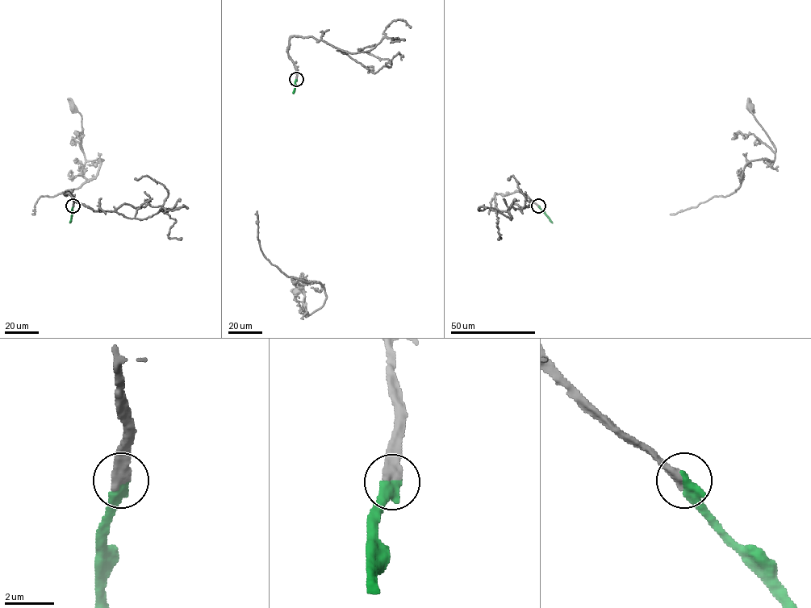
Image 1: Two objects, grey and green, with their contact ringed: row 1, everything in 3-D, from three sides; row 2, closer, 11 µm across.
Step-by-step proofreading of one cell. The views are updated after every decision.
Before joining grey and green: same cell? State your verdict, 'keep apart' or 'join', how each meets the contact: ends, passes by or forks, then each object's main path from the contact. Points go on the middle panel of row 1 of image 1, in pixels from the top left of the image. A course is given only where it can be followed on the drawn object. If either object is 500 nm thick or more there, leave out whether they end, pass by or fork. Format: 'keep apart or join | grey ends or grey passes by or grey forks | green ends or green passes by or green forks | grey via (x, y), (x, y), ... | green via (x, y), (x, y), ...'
join | grey via (296, 79), (257, 217), (264, 256), (287, 276), (318, 281), (324, 304), (306, 316), (304, 295), (296, 292) | green via (296, 80), (293, 93)

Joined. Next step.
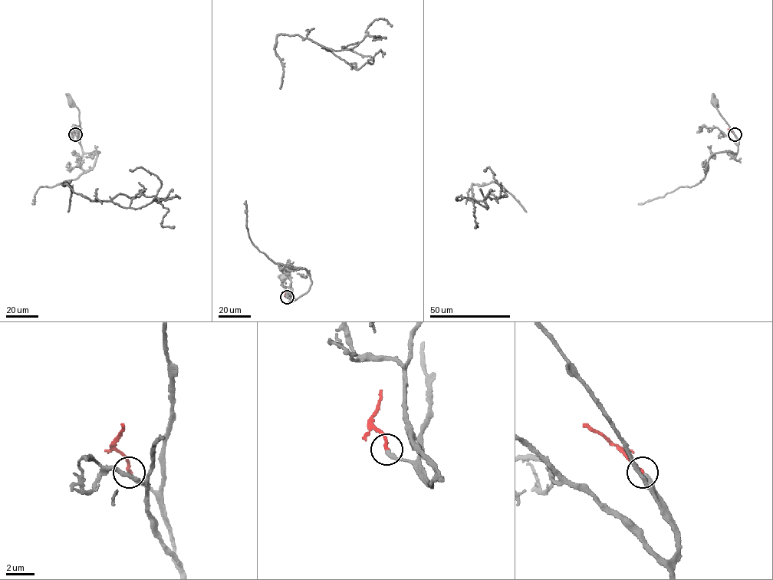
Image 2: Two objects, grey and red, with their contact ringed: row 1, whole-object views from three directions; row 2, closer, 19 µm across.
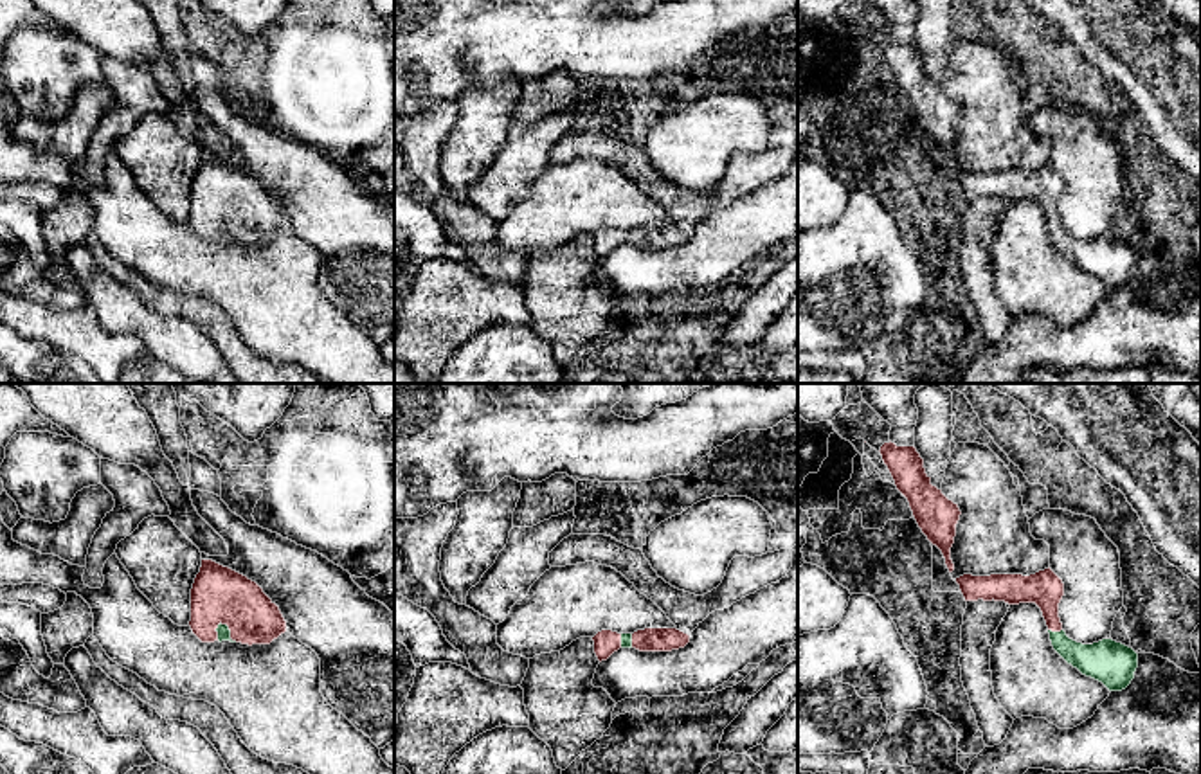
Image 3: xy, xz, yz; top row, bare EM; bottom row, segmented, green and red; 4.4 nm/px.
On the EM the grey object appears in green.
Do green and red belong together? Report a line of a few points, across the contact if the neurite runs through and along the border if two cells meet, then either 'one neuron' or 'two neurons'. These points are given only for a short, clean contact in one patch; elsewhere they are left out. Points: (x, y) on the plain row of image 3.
xy (224, 231), (229, 229), (229, 206), (220, 191) | one neuron

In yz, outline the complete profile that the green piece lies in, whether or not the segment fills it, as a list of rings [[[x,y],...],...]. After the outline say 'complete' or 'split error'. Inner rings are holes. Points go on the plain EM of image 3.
[[[1050,164],[1030,173],[963,171],[956,175],[956,180],[965,198],[1035,200],[1046,218],[1053,247],[1082,272],[1102,279],[1109,288],[1122,288],[1134,275],[1138,250],[1133,245],[1113,236],[1082,241],[1066,232],[1059,214],[1064,180]]] | split error

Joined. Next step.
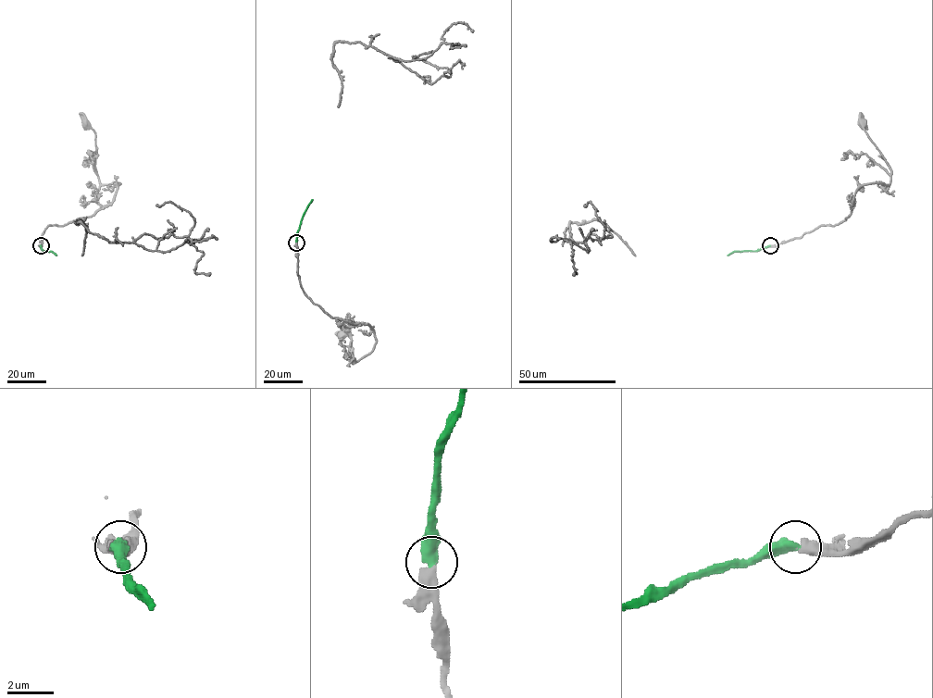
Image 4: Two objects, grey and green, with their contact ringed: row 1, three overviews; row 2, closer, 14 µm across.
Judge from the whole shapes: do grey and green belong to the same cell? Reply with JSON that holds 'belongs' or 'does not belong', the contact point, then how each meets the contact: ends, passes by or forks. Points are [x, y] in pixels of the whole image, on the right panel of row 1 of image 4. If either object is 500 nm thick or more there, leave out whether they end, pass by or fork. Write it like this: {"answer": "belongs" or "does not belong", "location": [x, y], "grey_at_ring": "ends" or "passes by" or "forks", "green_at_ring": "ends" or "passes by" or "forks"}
{"answer": "belongs", "location": [770, 245]}

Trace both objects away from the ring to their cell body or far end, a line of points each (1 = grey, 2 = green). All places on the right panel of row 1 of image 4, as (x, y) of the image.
1: (770, 246), (841, 222), (862, 185), (889, 184), (891, 171), (863, 122)
2: (770, 246), (755, 251), (733, 251), (727, 255)

